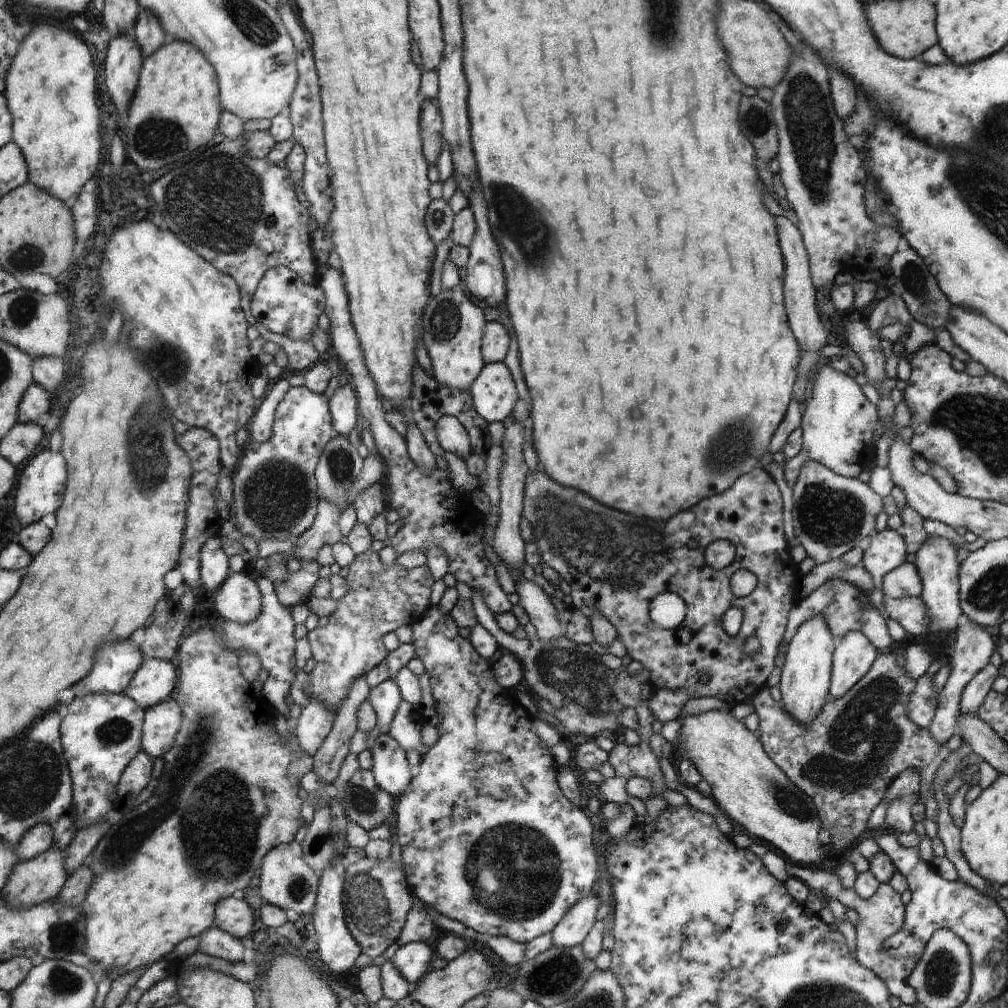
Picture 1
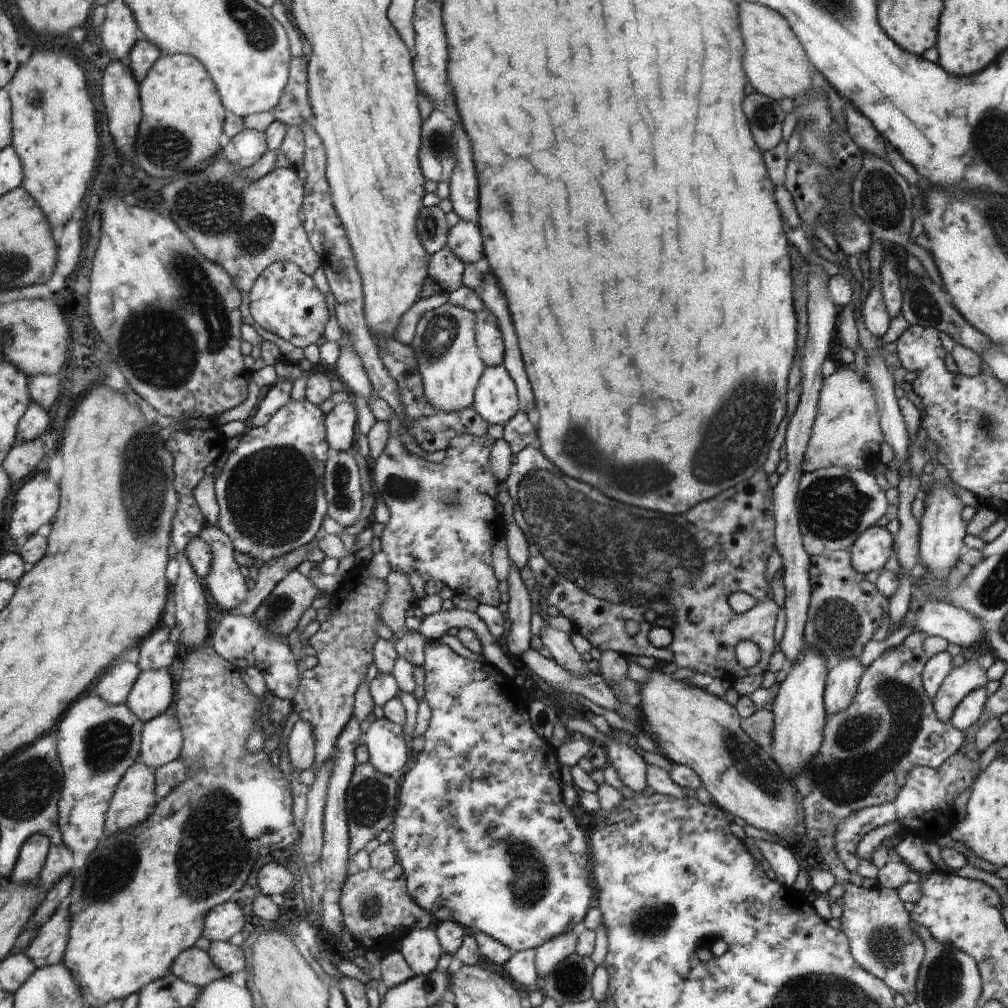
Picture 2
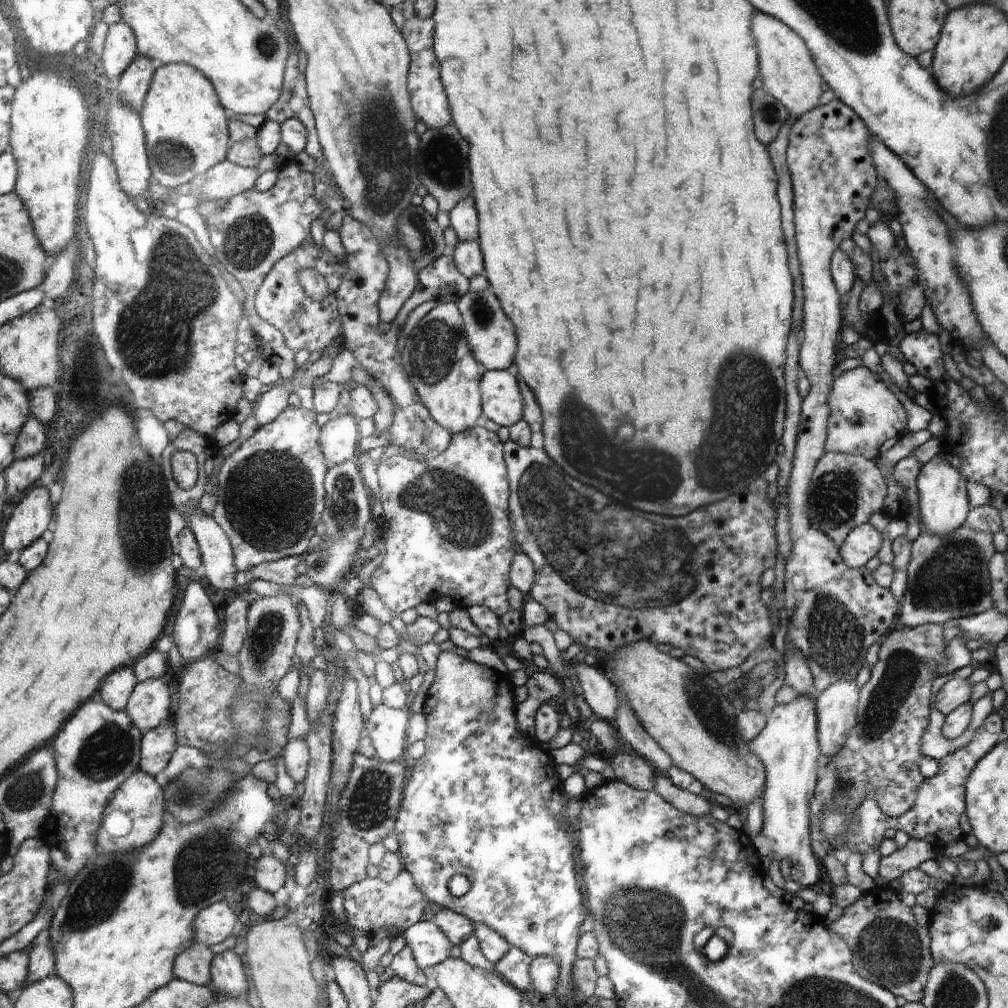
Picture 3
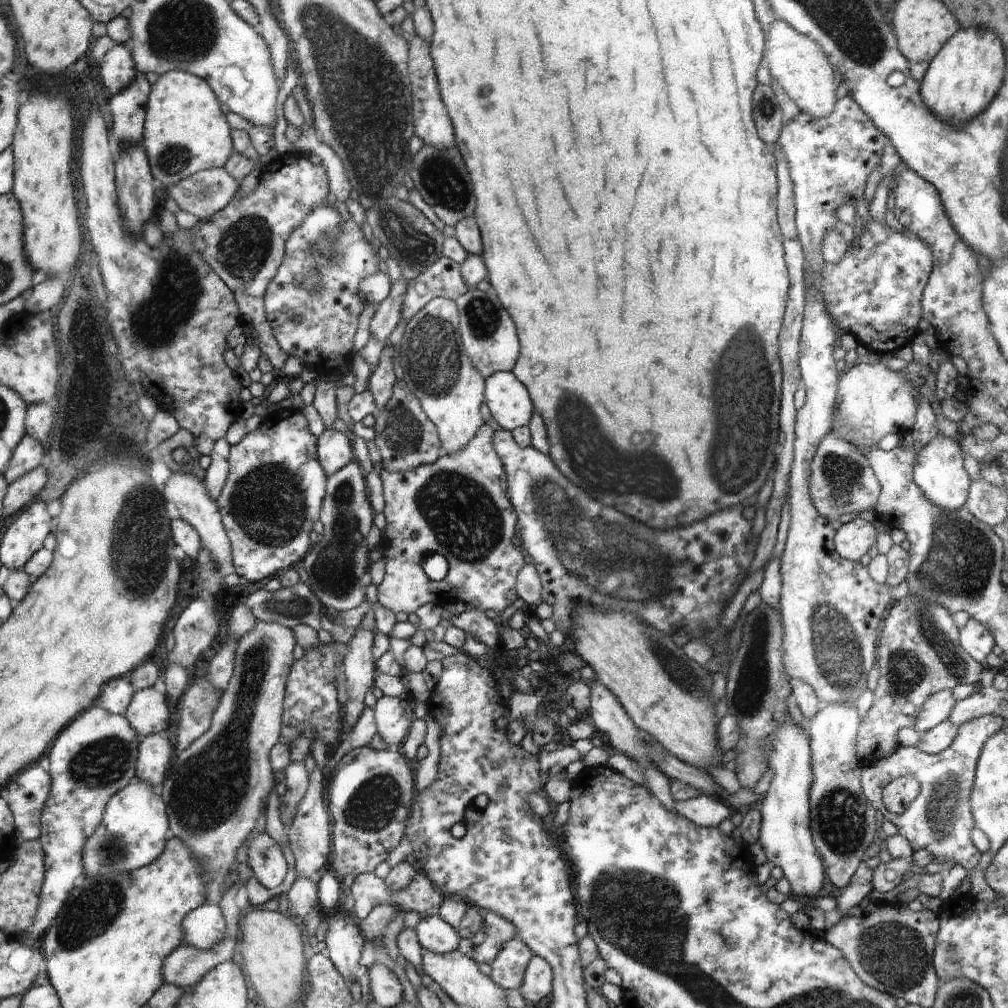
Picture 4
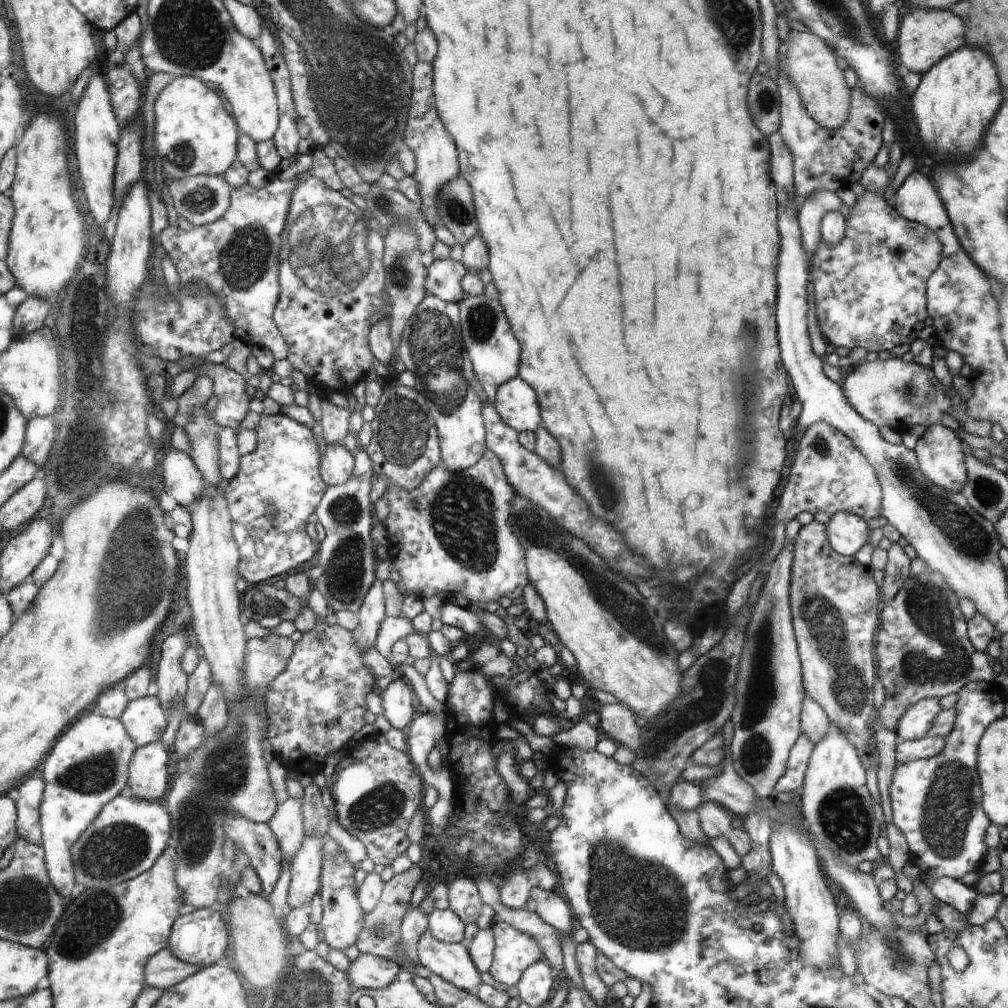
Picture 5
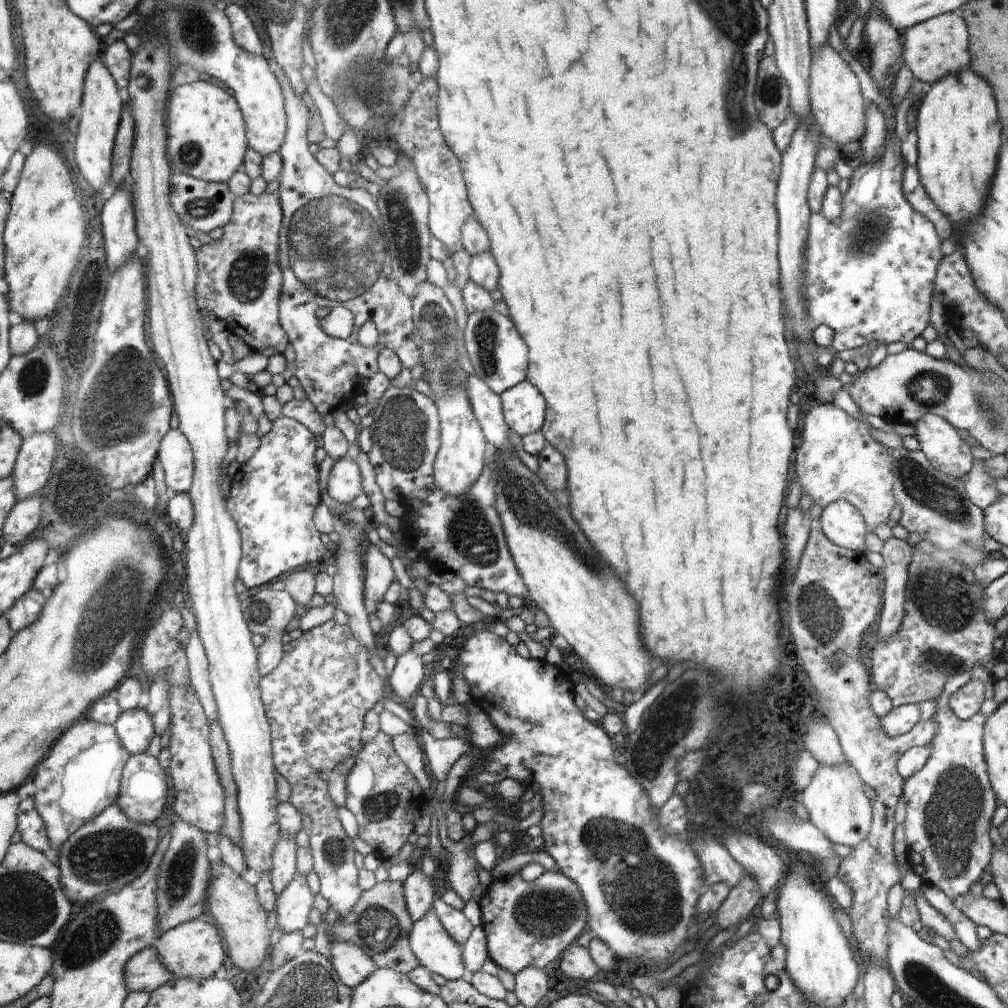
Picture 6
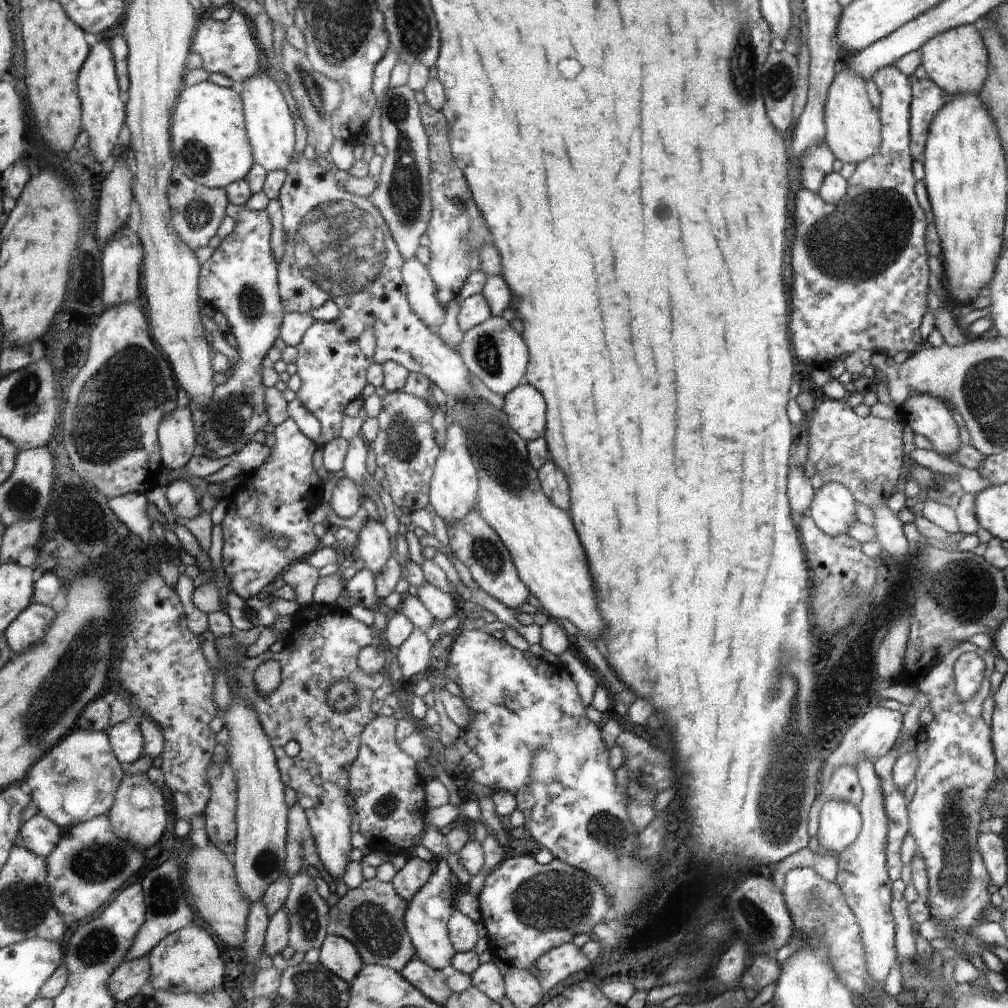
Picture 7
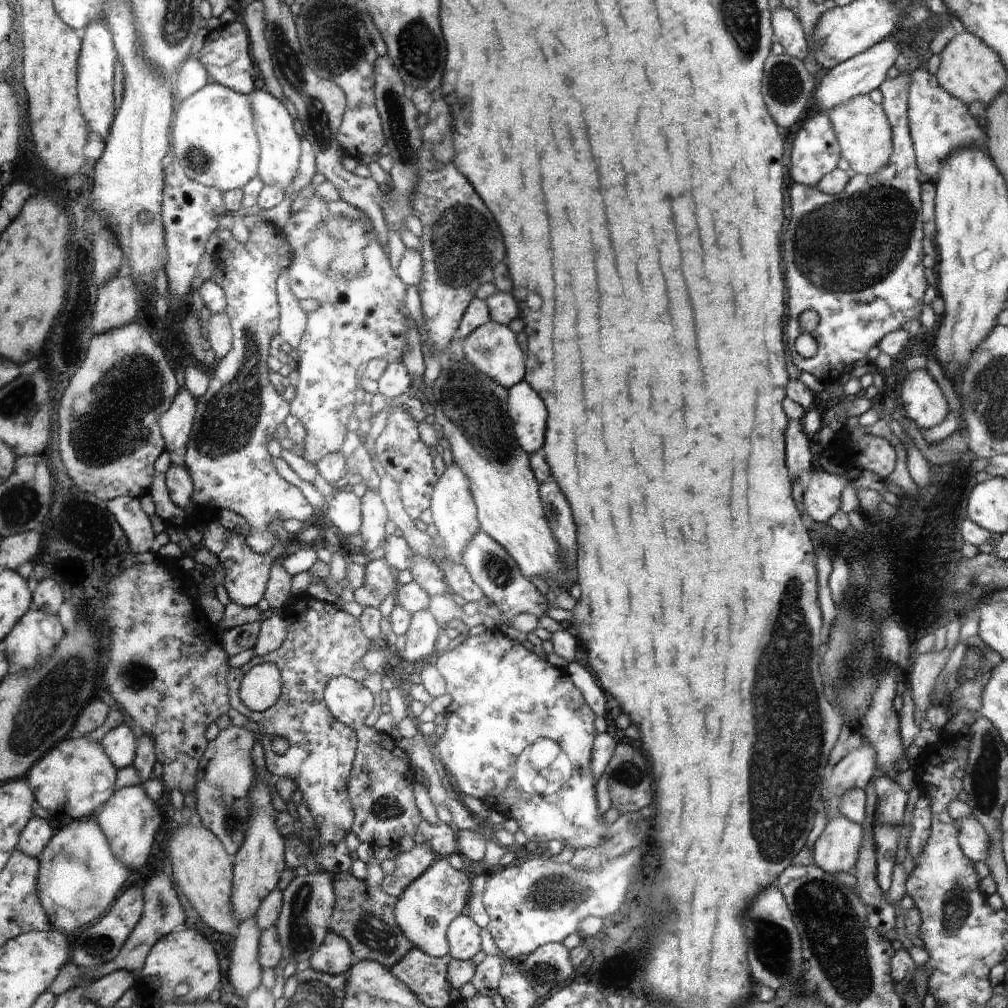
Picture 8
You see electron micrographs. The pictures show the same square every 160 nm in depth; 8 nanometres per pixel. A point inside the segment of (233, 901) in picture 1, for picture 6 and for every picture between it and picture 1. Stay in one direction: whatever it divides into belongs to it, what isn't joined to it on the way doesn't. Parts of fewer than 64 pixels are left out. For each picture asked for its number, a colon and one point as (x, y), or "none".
2: (226, 919)
3: (214, 924)
4: (204, 926)
5: (199, 937)
6: (193, 949)

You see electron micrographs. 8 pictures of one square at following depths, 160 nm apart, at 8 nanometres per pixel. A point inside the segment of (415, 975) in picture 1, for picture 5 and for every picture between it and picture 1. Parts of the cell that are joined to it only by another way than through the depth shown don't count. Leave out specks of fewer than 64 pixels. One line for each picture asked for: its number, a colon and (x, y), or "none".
2: (421, 948)
3: (429, 945)
4: (435, 934)
5: (445, 924)

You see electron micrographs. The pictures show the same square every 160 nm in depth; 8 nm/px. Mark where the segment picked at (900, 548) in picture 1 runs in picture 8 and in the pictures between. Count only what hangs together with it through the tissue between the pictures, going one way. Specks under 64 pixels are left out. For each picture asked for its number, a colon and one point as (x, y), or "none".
2: (870, 552)
3: (863, 542)
4: (854, 538)
5: (847, 532)
6: (842, 523)
7: (833, 510)
8: (821, 499)

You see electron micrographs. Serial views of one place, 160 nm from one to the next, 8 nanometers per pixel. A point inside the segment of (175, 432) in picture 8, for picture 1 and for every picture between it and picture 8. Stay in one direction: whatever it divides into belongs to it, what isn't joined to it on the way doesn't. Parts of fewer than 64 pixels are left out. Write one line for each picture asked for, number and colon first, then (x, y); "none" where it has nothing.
1: (238, 598)
2: (229, 588)
3: (217, 557)
4: (189, 492)
5: (182, 480)
6: (176, 457)
7: (178, 444)

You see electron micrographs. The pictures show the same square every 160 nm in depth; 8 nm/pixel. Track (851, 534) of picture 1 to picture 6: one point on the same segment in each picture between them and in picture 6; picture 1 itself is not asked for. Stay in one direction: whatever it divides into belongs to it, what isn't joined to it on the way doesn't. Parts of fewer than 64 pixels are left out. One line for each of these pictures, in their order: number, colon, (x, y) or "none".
2: (835, 505)
3: (846, 490)
4: (842, 481)
5: (830, 473)
6: (837, 458)

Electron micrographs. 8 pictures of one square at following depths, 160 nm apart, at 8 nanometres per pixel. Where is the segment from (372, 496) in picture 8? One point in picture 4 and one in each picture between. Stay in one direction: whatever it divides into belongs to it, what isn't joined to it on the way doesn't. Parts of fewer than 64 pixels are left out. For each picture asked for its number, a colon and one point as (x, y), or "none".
4: (360, 671)
5: (372, 612)
6: (378, 573)
7: (373, 547)

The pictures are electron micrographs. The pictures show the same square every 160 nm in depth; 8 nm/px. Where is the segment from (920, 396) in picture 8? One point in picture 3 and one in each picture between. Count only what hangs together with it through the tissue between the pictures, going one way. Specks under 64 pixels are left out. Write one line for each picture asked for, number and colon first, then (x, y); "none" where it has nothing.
3: (943, 503)
4: (939, 473)
5: (941, 458)
6: (939, 441)
7: (927, 416)

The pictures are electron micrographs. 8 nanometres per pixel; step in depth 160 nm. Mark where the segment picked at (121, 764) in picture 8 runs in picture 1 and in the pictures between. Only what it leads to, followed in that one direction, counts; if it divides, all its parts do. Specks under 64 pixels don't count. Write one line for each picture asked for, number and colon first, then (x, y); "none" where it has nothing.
1: (155, 679)
2: (151, 695)
3: (147, 707)
4: (148, 714)
5: (144, 719)
6: (135, 727)
7: (128, 742)

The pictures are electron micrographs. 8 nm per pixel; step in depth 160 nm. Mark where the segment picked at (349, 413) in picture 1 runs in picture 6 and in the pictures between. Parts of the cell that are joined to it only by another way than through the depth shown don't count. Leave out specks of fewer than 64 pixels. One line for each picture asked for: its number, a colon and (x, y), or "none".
2: (341, 422)
3: (340, 436)
4: (335, 449)
5: (337, 466)
6: (344, 481)

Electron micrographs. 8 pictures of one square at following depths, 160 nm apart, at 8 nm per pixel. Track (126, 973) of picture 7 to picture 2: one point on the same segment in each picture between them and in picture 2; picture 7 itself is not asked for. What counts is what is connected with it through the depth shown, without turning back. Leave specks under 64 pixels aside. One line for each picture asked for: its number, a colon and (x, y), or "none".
2: (194, 966)
3: (193, 965)
4: (186, 965)
5: (164, 970)
6: (145, 972)

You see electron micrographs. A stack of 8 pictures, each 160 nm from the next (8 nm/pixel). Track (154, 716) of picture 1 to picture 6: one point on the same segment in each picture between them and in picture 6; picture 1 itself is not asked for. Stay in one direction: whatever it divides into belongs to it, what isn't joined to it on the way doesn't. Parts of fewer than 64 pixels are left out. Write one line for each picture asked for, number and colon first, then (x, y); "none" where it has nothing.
2: (162, 738)
3: (158, 744)
4: (152, 764)
5: (148, 779)
6: (143, 794)

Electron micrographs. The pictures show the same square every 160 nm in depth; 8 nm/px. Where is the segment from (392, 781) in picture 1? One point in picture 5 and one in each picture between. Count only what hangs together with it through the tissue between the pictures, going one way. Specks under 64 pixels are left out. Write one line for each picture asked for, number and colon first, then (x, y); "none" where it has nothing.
2: (388, 747)
3: (387, 727)
4: (394, 715)
5: (399, 709)

